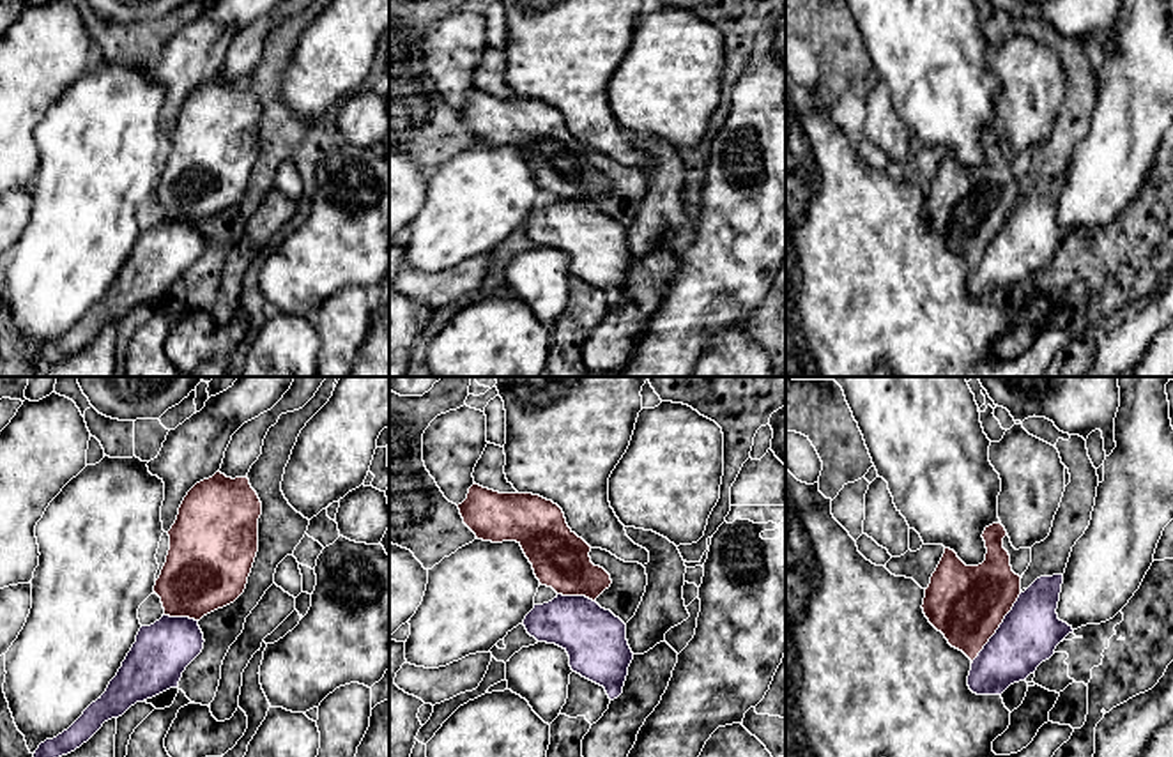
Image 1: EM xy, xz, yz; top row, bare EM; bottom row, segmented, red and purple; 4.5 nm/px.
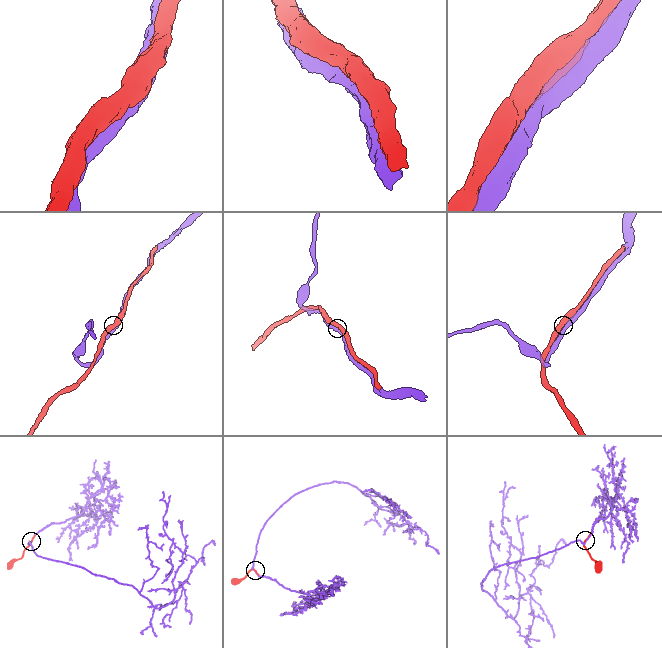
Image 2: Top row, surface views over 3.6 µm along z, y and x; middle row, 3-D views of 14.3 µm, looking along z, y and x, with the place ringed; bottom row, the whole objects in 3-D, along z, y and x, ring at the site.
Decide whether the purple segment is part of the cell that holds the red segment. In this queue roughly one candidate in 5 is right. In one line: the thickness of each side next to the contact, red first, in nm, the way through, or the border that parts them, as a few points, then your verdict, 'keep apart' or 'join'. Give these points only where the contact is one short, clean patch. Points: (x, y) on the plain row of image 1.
360/280 nm | join

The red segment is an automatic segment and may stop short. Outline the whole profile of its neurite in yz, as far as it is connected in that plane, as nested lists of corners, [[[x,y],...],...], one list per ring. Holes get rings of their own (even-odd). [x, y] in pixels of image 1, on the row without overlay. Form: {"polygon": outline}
{"polygon": [[[1001,127],[985,131],[987,157],[978,170],[966,170],[954,154],[945,152],[922,209],[929,226],[971,264],[968,290],[977,299],[1001,299],[1010,288],[1026,285],[1074,235],[1056,218],[1063,179],[1040,180],[1023,196],[1021,180],[1012,175],[1003,152],[1005,140]]]}

